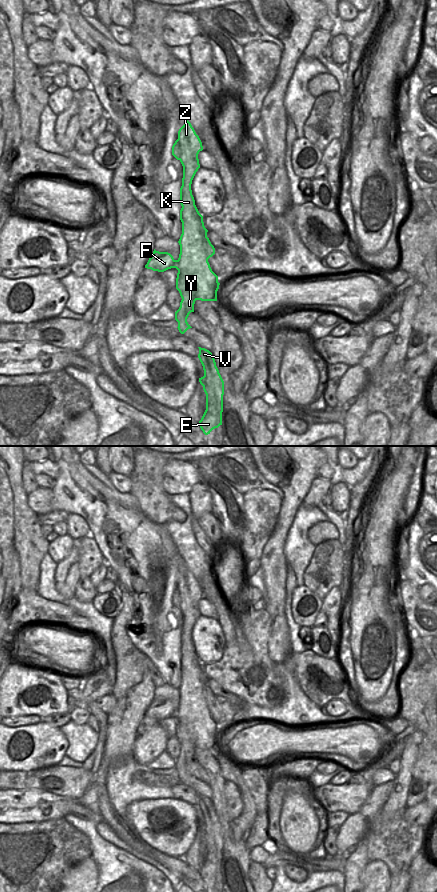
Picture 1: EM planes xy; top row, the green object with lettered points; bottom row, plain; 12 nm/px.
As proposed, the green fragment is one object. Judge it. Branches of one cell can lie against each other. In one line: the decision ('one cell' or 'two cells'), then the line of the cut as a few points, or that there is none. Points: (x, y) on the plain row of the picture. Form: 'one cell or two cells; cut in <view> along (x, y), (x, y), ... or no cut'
two cells; cut in xy along (177, 708), (173, 715)

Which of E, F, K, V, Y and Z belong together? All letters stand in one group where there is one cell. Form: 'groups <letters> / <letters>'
groups E K V Y Z / F

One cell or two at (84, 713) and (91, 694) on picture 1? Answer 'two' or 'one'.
two

